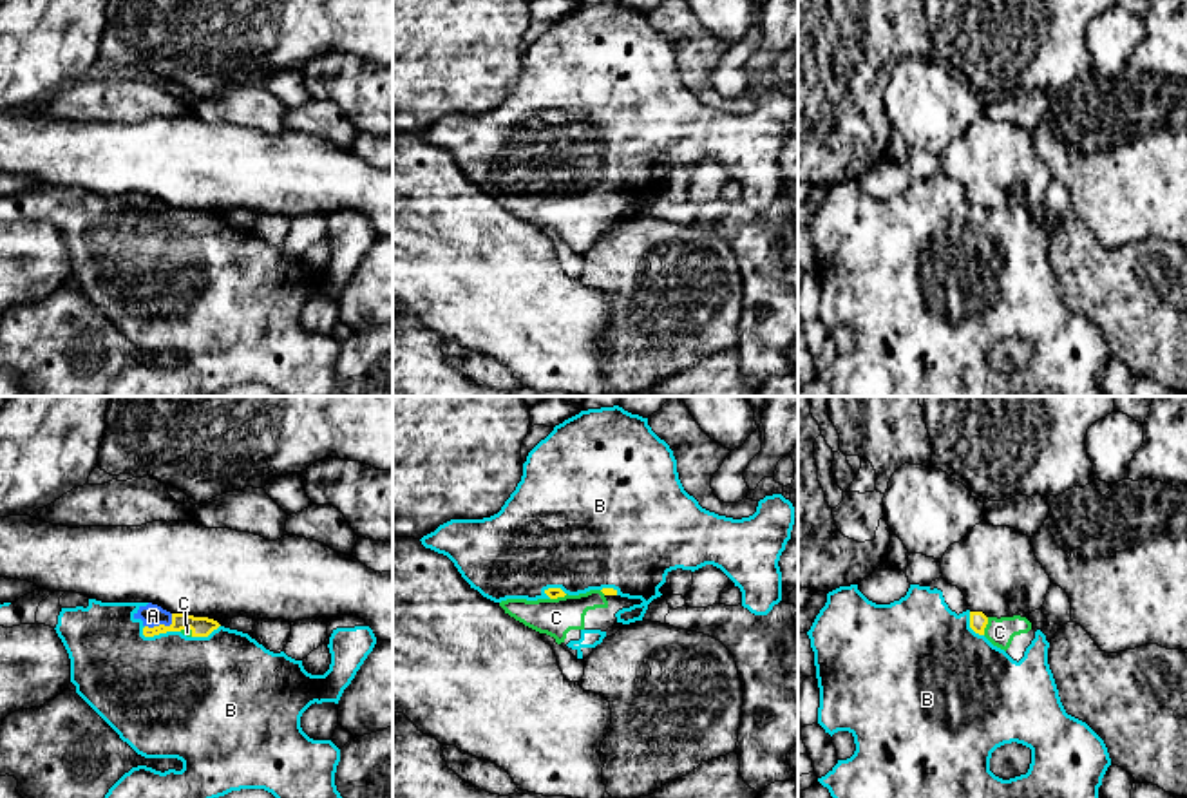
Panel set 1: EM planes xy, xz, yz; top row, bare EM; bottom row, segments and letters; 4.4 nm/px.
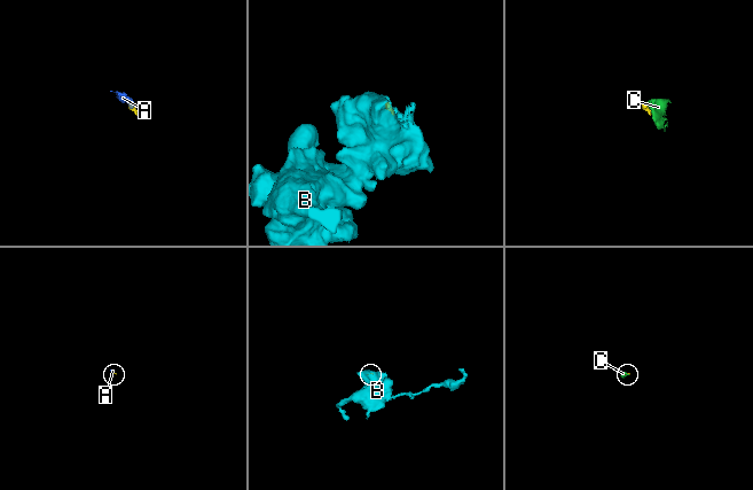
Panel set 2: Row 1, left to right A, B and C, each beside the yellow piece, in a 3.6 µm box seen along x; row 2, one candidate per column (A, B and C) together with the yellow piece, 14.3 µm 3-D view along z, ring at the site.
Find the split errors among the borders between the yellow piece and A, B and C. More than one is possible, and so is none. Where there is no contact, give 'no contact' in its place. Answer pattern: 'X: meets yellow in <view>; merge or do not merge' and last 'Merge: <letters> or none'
A: meets yellow in xy; merge
B: meets yellow in xy; merge
C: meets yellow in yz; merge
Merge: A, B, C

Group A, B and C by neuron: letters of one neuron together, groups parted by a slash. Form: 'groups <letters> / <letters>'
groups A B C

